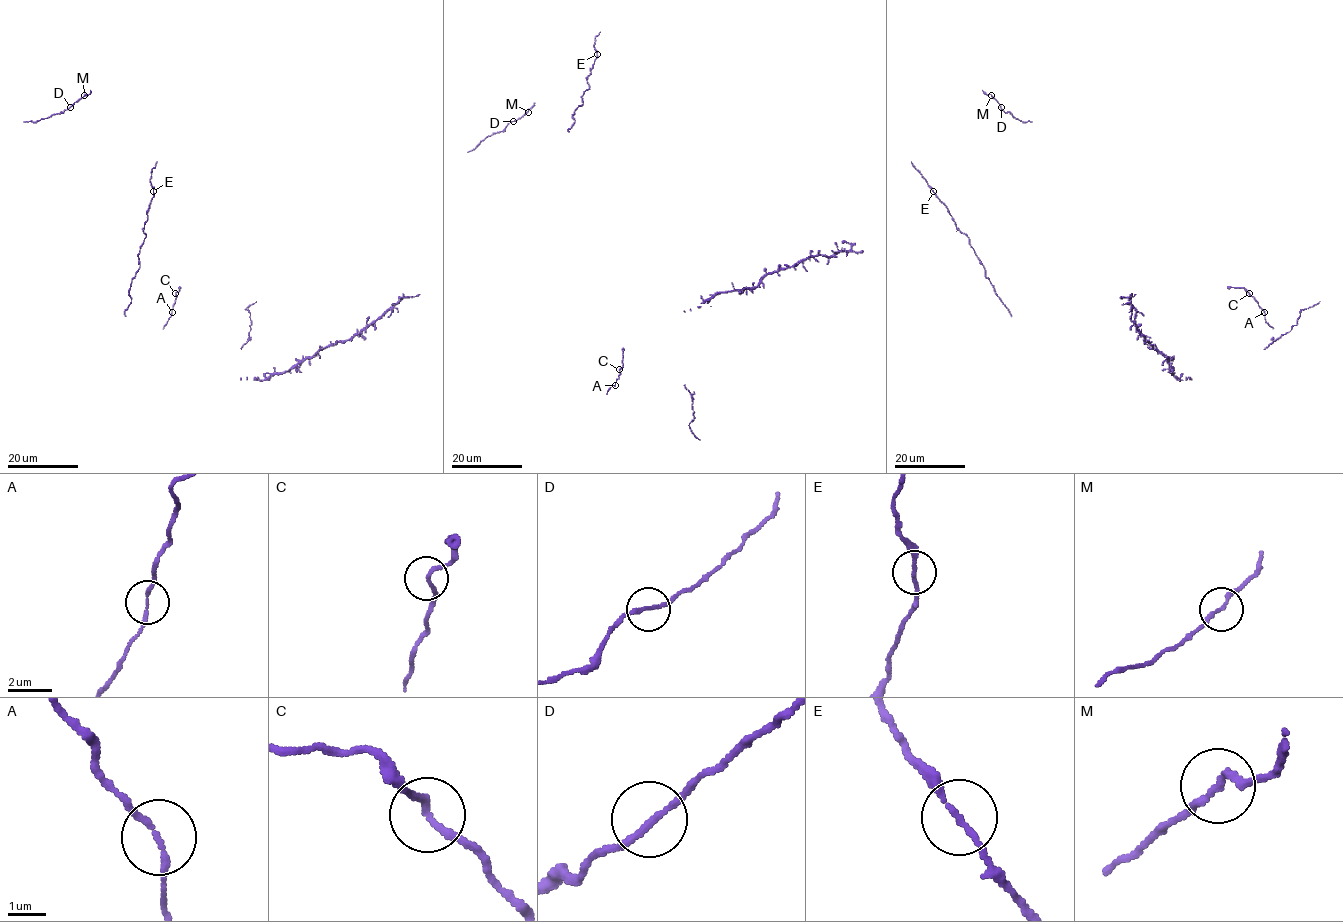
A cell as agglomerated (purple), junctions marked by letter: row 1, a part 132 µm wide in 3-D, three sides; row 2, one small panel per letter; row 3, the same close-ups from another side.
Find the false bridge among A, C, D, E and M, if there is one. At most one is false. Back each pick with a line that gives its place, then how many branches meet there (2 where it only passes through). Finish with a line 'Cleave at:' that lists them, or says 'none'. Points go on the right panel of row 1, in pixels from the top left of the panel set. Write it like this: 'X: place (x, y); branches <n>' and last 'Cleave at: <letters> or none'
Cleave at: none

